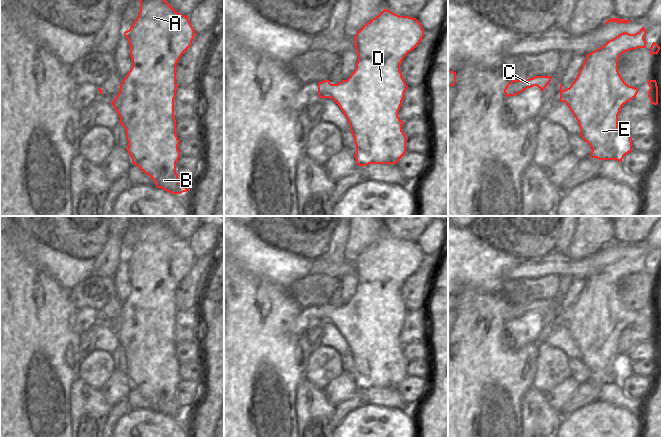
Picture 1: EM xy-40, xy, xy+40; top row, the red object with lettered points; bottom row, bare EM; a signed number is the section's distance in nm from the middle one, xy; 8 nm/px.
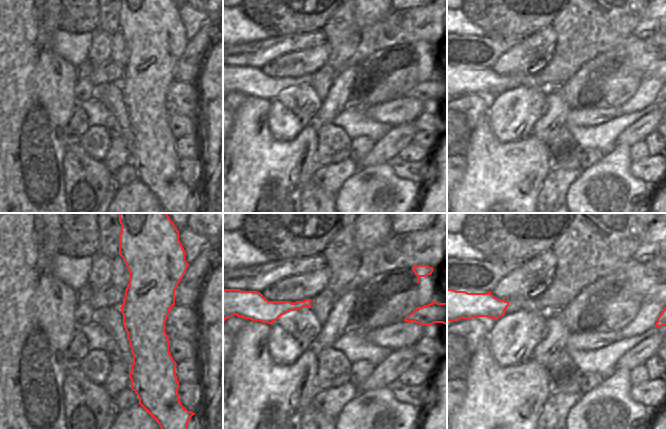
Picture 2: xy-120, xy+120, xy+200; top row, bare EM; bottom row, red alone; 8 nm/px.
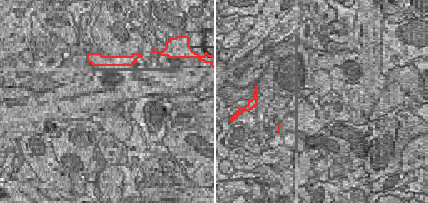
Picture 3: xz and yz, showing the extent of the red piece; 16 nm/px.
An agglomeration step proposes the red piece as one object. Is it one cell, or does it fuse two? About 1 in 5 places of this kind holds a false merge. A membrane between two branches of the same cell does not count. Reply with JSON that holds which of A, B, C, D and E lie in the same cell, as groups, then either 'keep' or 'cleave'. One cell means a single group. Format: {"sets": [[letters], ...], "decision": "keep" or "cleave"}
{"sets": [["A", "B", "C", "D", "E"]], "decision": "keep"}

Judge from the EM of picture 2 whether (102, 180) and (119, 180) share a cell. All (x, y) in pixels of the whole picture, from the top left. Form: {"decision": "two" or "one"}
{"decision": "two"}

